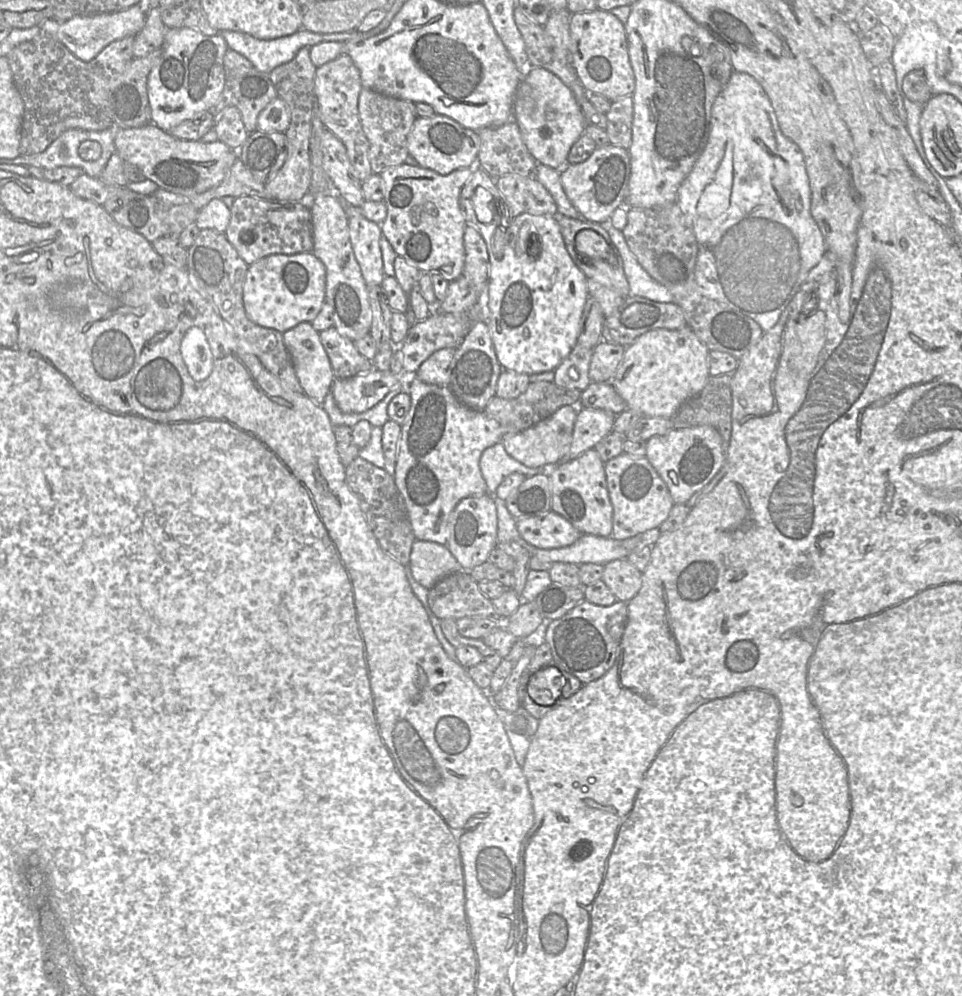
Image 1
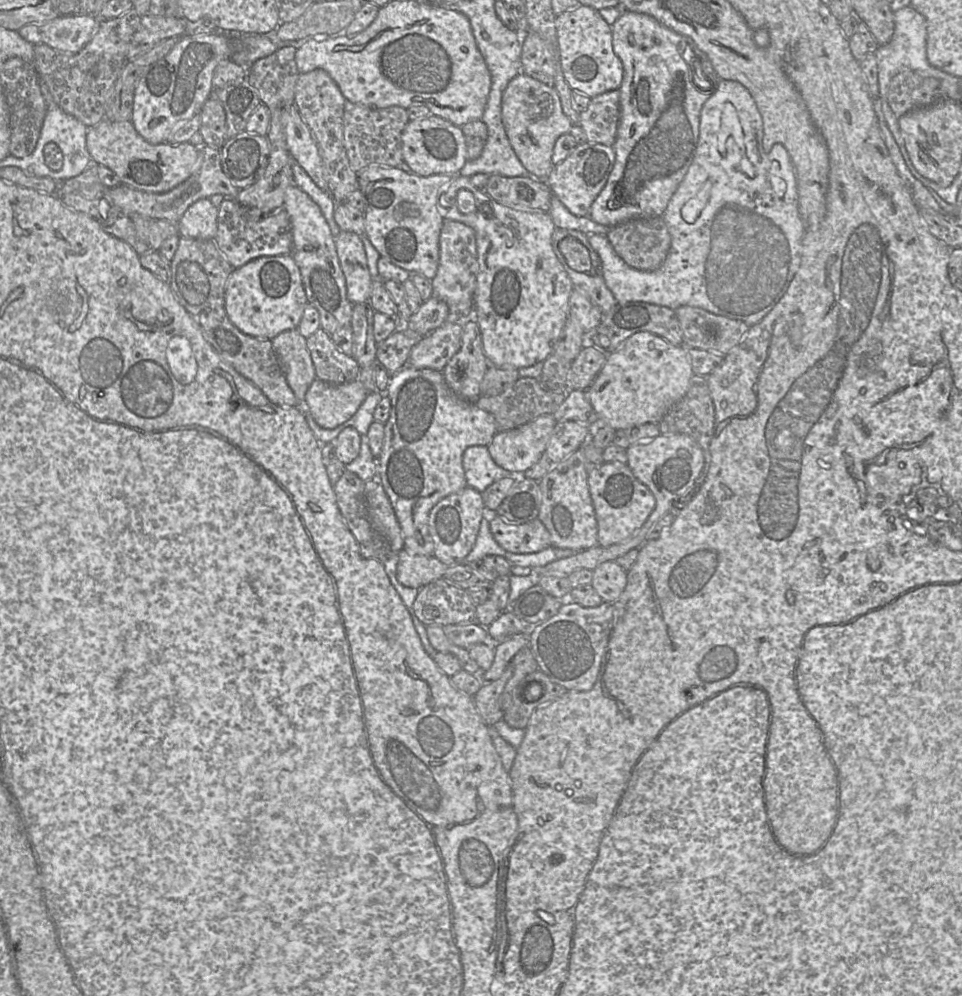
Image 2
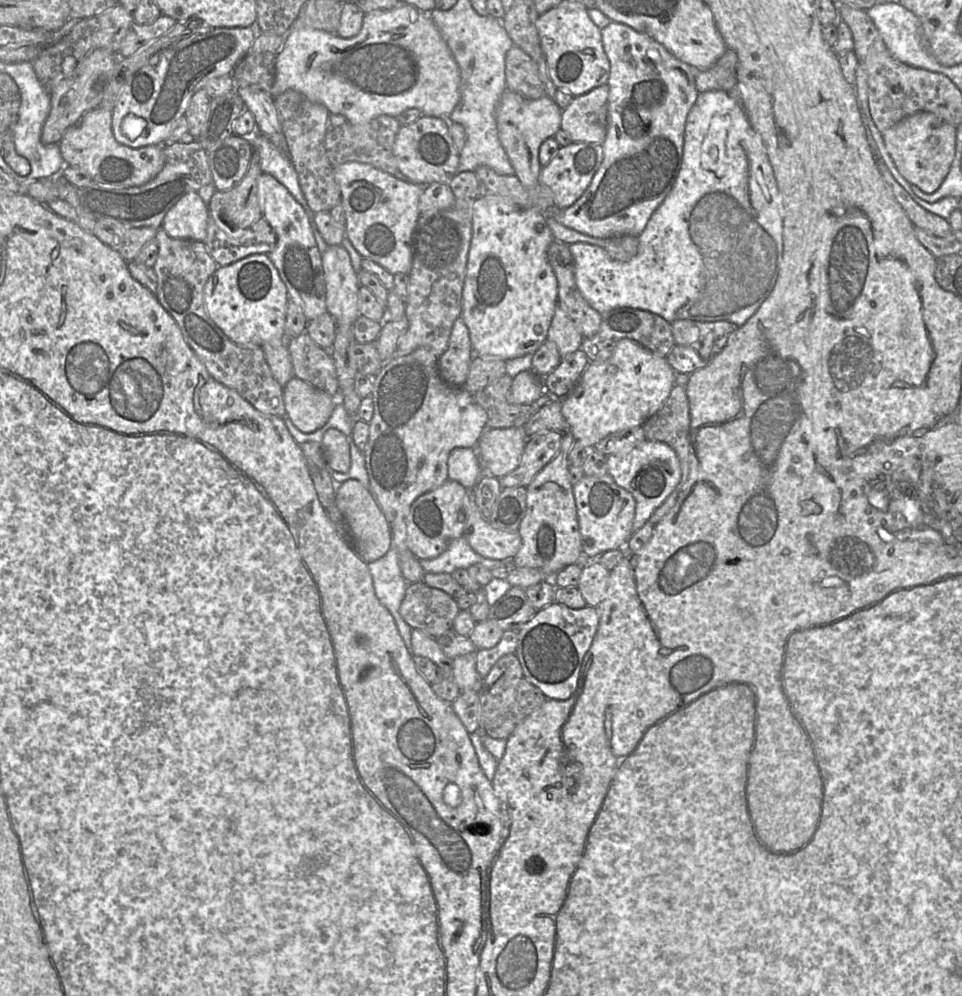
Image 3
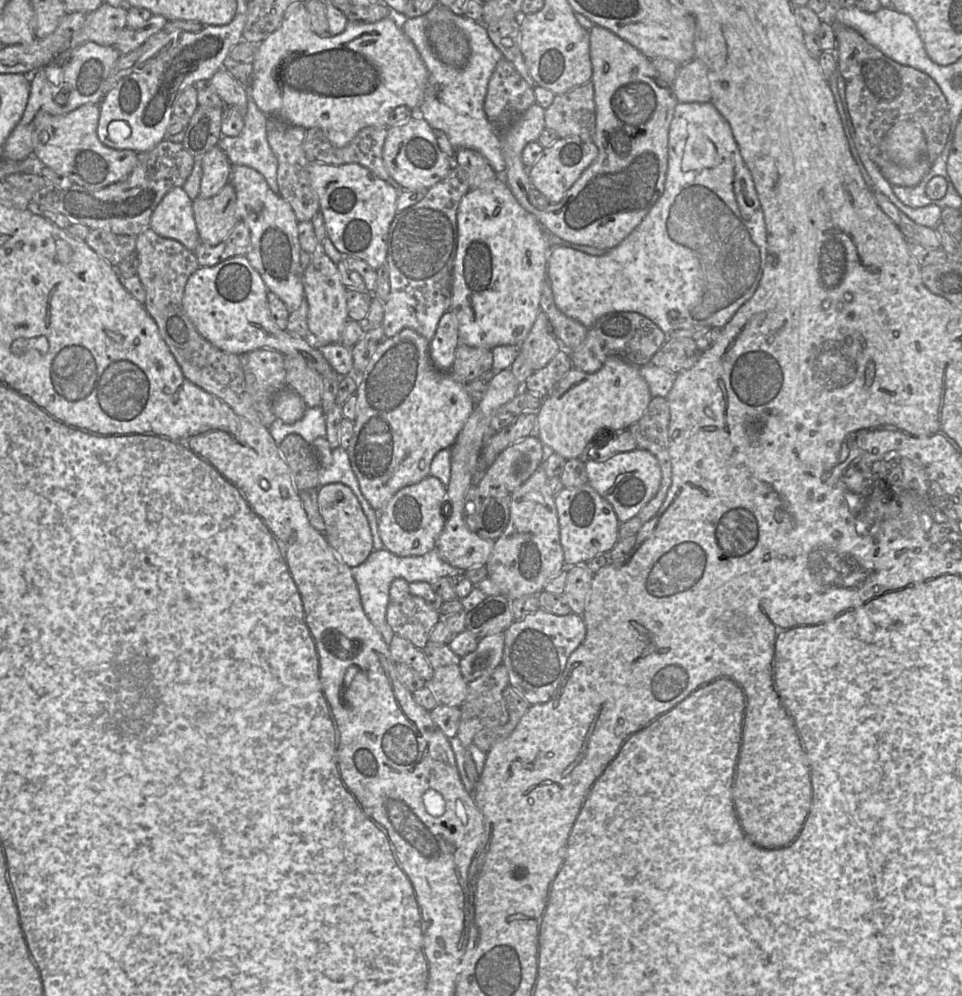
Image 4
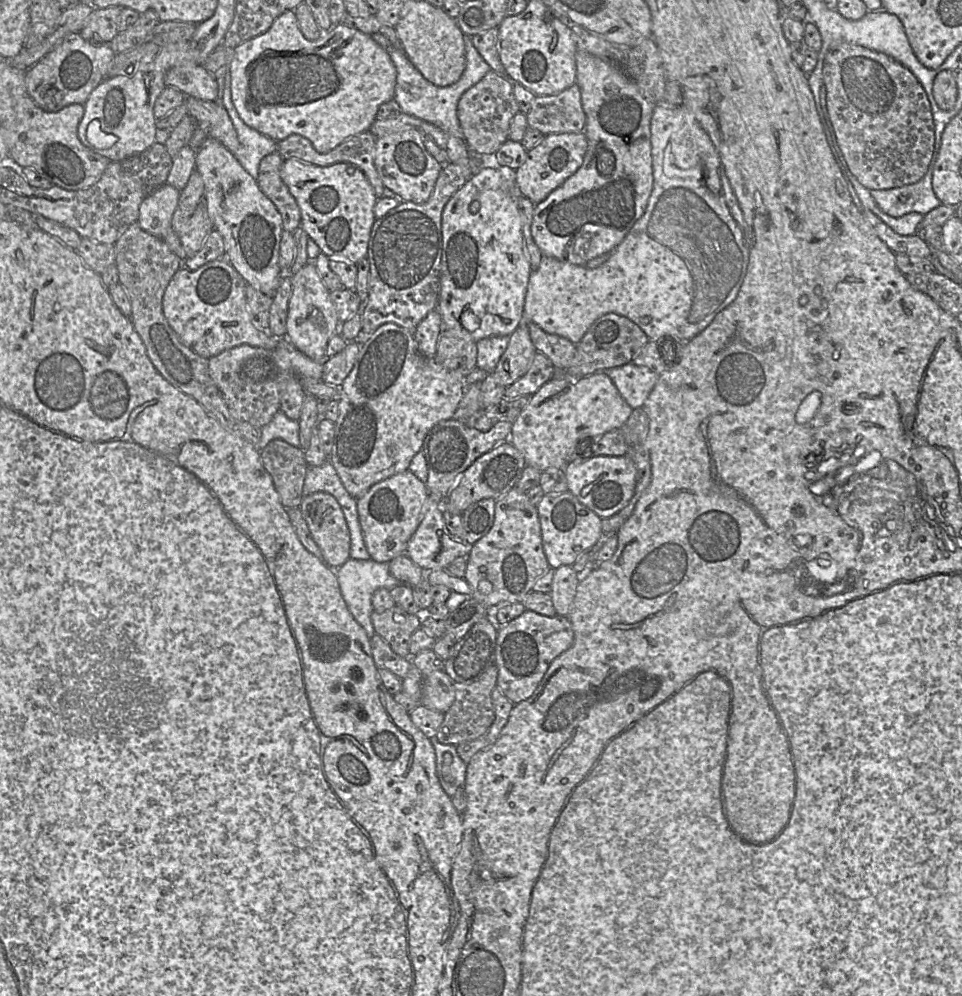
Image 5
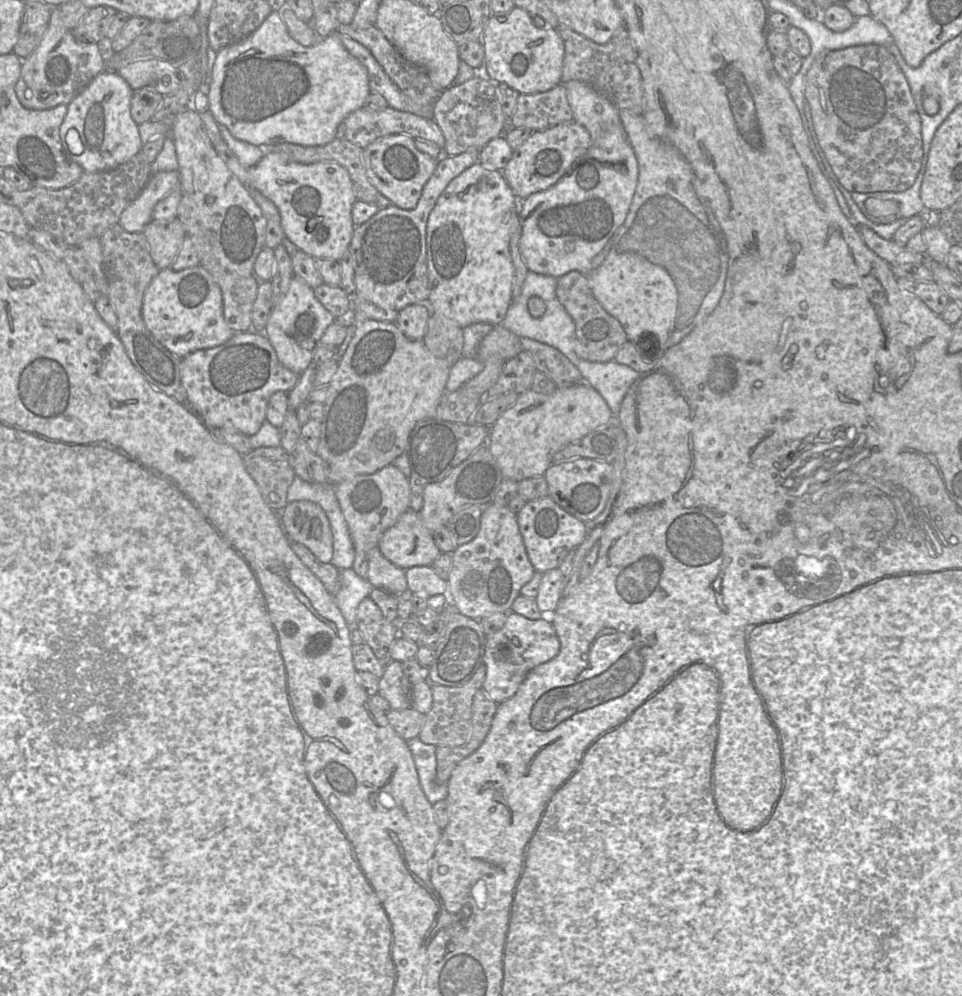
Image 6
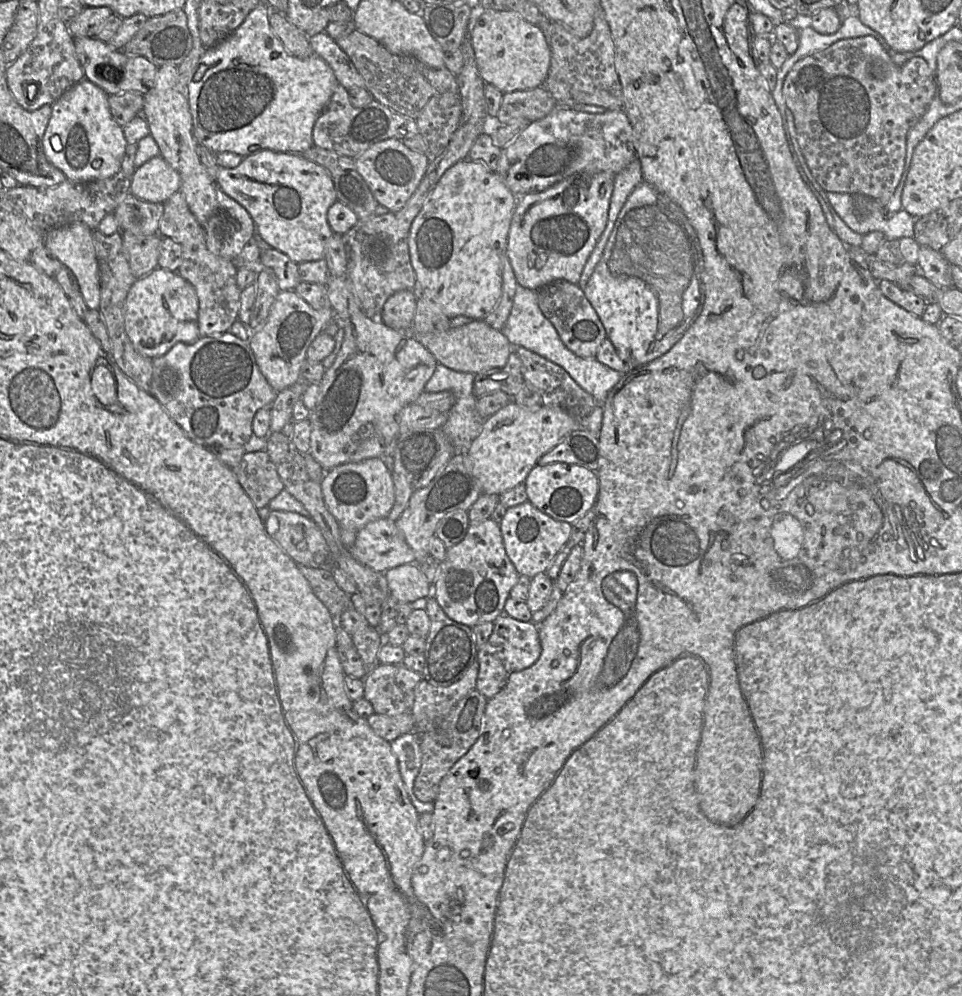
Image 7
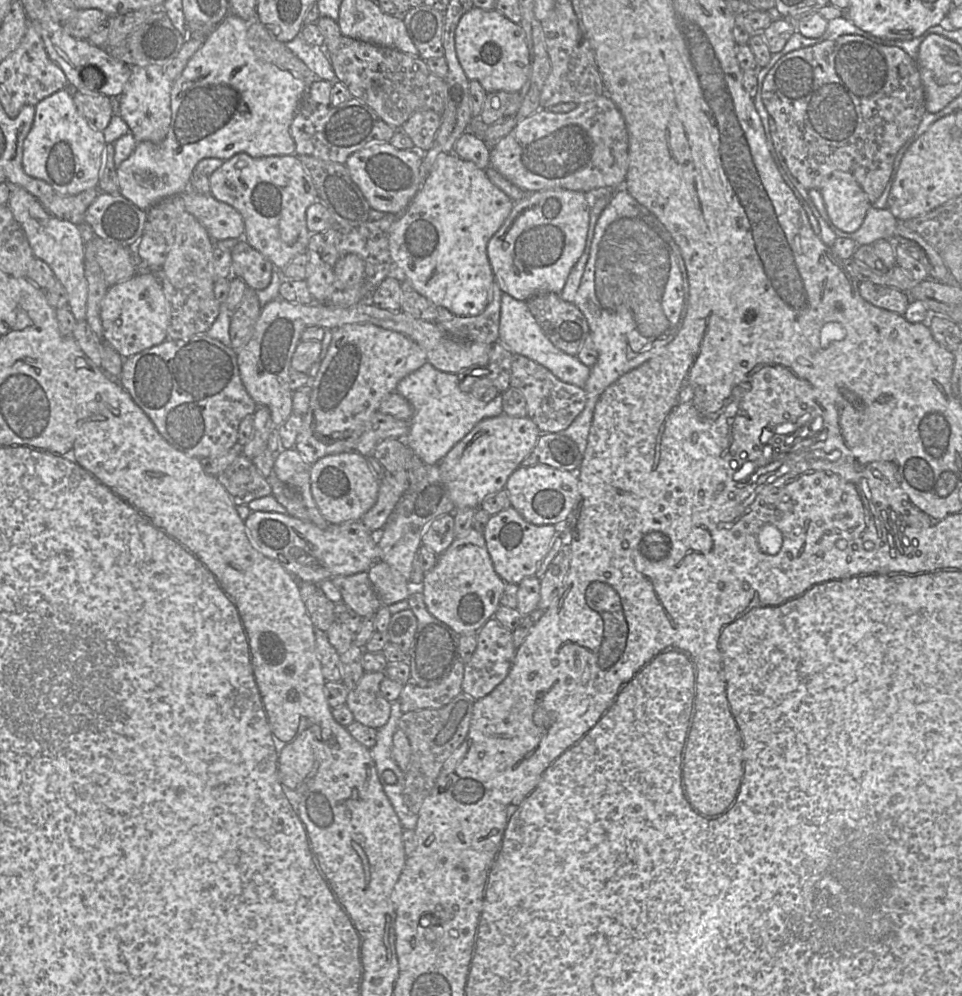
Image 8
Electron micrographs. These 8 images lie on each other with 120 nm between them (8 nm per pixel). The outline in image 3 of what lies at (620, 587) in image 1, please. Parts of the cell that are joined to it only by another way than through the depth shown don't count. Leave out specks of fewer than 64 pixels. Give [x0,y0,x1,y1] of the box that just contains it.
[578,561,610,607]

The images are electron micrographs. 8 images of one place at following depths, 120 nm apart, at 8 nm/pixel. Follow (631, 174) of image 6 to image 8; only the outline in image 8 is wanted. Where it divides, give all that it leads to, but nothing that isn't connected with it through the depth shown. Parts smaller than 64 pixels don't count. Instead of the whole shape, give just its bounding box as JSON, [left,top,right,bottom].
[487,188,590,301]

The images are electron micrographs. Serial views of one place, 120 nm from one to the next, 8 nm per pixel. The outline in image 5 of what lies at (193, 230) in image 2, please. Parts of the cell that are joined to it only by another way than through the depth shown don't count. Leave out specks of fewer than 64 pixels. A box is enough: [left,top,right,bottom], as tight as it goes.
[137,183,189,260]

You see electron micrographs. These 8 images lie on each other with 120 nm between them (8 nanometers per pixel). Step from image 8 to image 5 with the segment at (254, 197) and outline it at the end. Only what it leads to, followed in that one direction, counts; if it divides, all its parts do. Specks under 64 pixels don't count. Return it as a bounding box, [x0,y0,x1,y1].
[186,97,378,264]

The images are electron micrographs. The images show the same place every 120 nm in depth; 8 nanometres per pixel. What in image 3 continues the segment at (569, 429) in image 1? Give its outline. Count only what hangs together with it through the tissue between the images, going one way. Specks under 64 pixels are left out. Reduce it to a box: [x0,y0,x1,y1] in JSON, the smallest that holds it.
[476,426,528,478]

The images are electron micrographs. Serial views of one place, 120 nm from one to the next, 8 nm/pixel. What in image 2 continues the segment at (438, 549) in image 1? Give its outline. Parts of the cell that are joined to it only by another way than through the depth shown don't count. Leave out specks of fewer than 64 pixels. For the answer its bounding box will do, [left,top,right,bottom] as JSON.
[396,551,448,589]

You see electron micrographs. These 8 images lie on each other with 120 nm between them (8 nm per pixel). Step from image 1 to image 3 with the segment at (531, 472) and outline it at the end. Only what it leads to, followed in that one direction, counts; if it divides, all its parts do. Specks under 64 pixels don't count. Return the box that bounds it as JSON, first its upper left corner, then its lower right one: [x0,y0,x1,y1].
[448,448,483,490]

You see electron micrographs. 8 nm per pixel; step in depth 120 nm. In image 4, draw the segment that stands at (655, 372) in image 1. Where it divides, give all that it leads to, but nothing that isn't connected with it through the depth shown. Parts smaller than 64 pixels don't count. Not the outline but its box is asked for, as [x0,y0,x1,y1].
[535,357,652,460]

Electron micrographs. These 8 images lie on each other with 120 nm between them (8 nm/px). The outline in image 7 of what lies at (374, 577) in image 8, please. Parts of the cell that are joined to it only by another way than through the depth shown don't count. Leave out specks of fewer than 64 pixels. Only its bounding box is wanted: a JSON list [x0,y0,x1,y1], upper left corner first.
[383,564,431,603]

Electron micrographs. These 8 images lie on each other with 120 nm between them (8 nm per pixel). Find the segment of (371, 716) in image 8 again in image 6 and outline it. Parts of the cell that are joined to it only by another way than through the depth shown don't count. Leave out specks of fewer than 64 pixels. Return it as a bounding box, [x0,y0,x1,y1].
[378,661,412,710]

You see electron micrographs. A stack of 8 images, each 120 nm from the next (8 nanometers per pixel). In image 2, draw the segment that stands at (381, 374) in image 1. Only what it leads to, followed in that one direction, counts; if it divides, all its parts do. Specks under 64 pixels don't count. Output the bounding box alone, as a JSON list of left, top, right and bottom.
[299,378,369,429]

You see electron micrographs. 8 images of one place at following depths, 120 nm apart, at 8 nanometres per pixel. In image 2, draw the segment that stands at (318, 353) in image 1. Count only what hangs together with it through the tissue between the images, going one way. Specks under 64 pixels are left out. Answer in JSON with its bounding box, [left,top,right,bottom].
[271,328,316,403]

